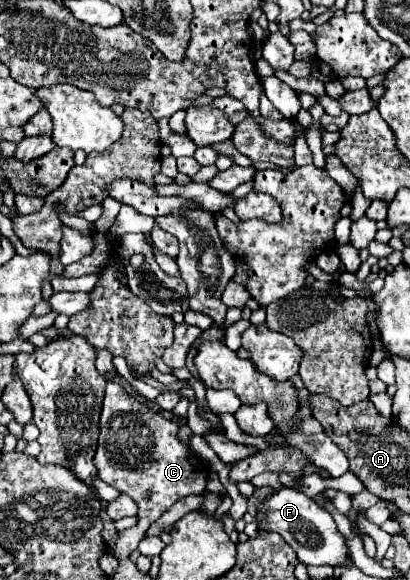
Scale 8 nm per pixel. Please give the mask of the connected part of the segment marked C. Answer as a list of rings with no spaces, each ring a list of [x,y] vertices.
[[[107,383],[101,411],[101,435],[95,453],[95,465],[99,477],[113,485],[117,491],[129,495],[137,503],[137,525],[121,531],[115,543],[115,555],[127,559],[145,531],[155,523],[173,503],[187,495],[201,495],[207,485],[207,467],[195,457],[195,453],[177,439],[177,423],[149,411],[129,397],[123,387]]]

